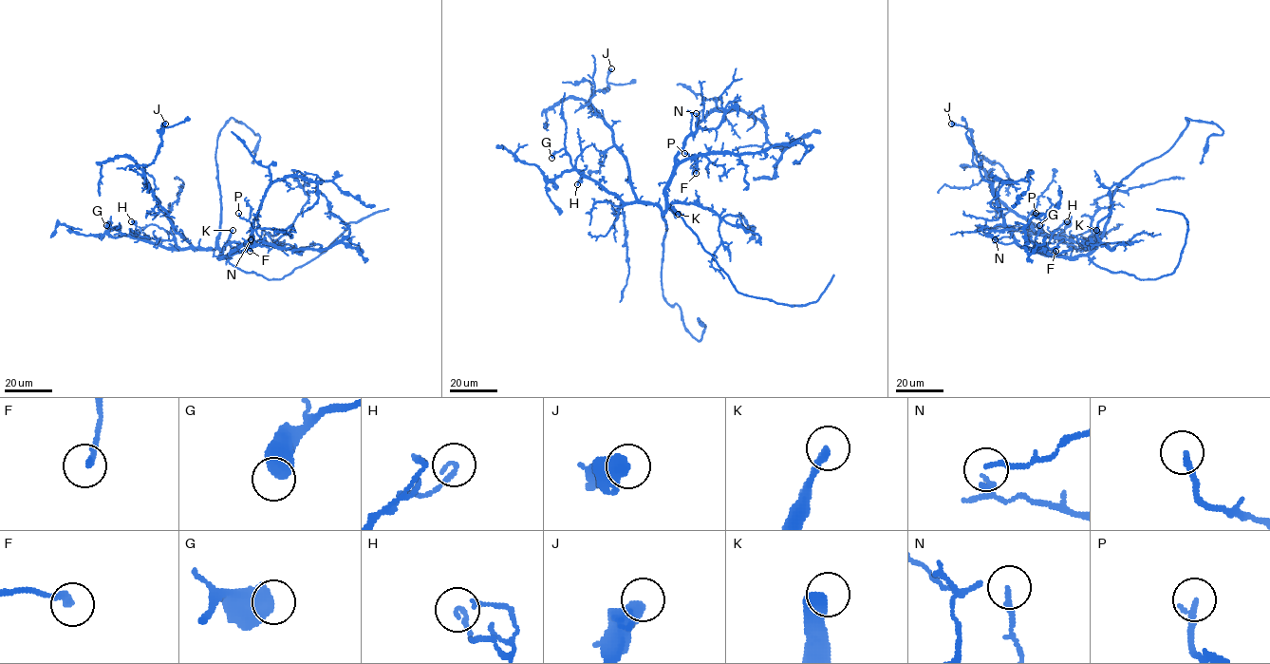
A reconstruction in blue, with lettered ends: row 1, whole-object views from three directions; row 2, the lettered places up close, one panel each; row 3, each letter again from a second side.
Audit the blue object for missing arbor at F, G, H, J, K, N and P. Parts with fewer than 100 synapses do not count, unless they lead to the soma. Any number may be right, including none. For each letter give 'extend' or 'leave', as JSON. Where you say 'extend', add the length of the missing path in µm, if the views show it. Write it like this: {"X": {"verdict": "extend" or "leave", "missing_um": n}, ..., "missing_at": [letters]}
{"F": {"verdict": "leave"}, "G": {"verdict": "leave"}, "H": {"verdict": "leave"}, "J": {"verdict": "leave"}, "K": {"verdict": "extend", "missing_um": 60}, "N": {"verdict": "leave"}, "P": {"verdict": "leave"}, "missing_at": ["K"]}

